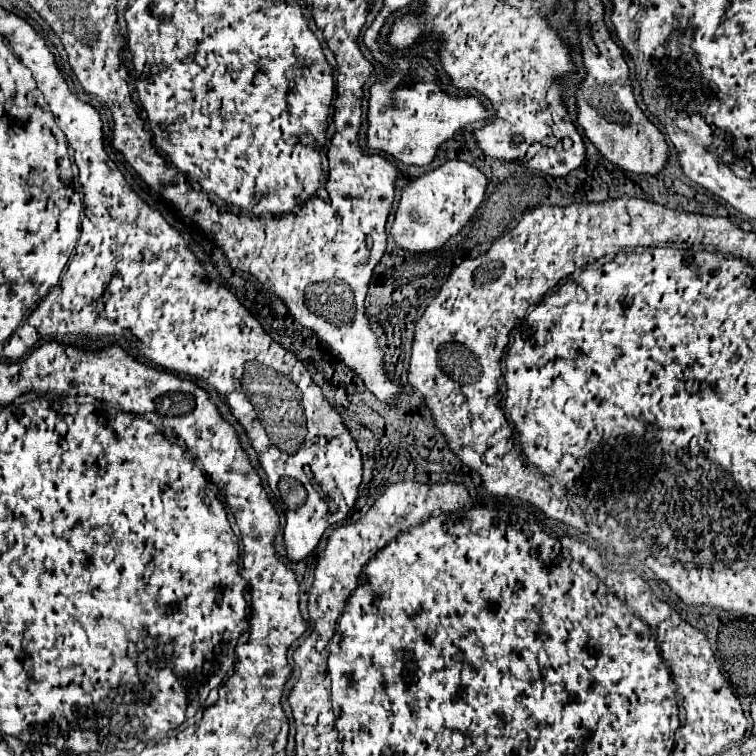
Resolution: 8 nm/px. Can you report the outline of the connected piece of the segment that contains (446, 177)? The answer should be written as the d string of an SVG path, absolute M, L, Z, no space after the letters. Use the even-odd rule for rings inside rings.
M449 160L443 166L421 174L401 190L391 236L399 248L409 252L431 252L441 248L475 214L485 198L487 178L471 164Z

